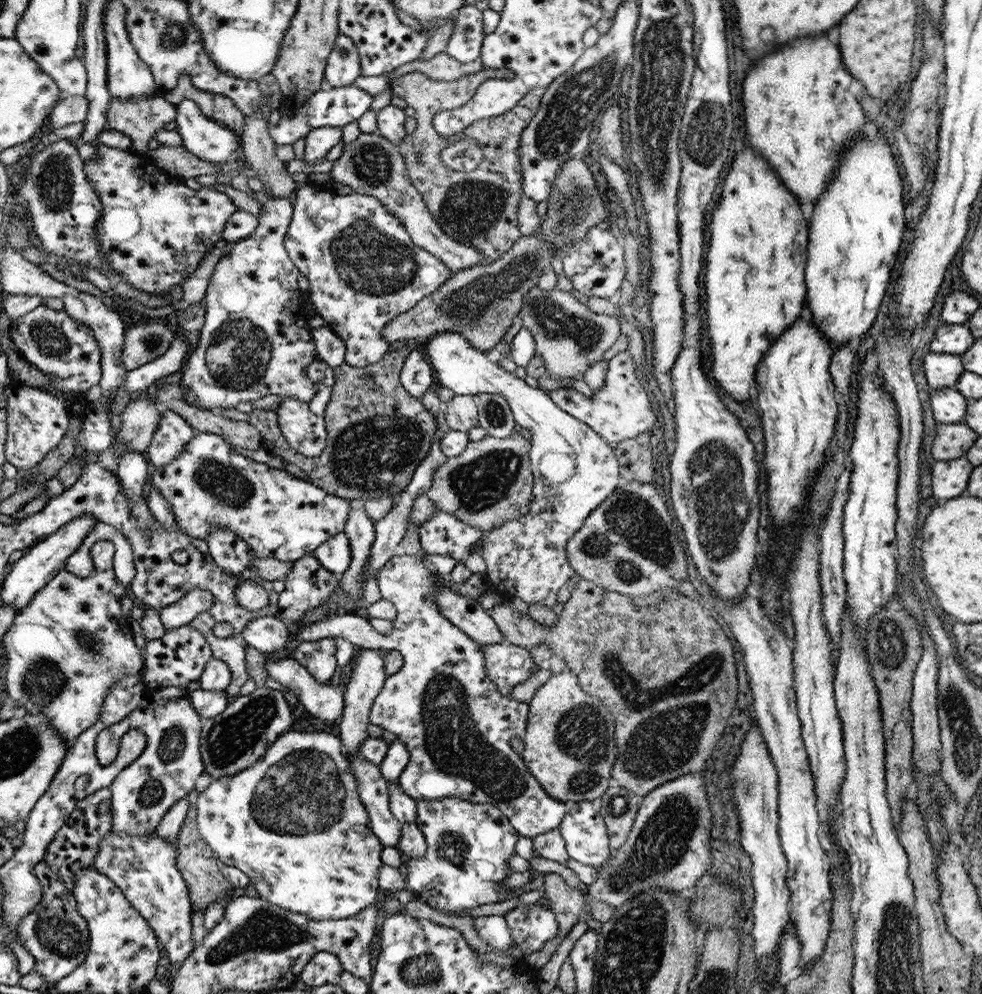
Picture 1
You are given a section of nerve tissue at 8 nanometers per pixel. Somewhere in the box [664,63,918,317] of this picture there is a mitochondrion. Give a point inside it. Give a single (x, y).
(706, 132)

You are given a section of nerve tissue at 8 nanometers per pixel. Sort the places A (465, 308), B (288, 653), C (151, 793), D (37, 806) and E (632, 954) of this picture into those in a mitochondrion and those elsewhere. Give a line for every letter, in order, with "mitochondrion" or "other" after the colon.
A: mitochondrion
B: other
C: mitochondrion
D: other
E: mitochondrion

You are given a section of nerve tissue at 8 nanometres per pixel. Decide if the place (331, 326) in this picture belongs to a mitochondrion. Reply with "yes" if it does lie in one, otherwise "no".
no

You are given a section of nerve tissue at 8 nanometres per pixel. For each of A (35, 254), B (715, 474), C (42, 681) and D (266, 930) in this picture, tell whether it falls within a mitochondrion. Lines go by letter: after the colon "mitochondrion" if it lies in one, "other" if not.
A: other
B: mitochondrion
C: mitochondrion
D: mitochondrion

